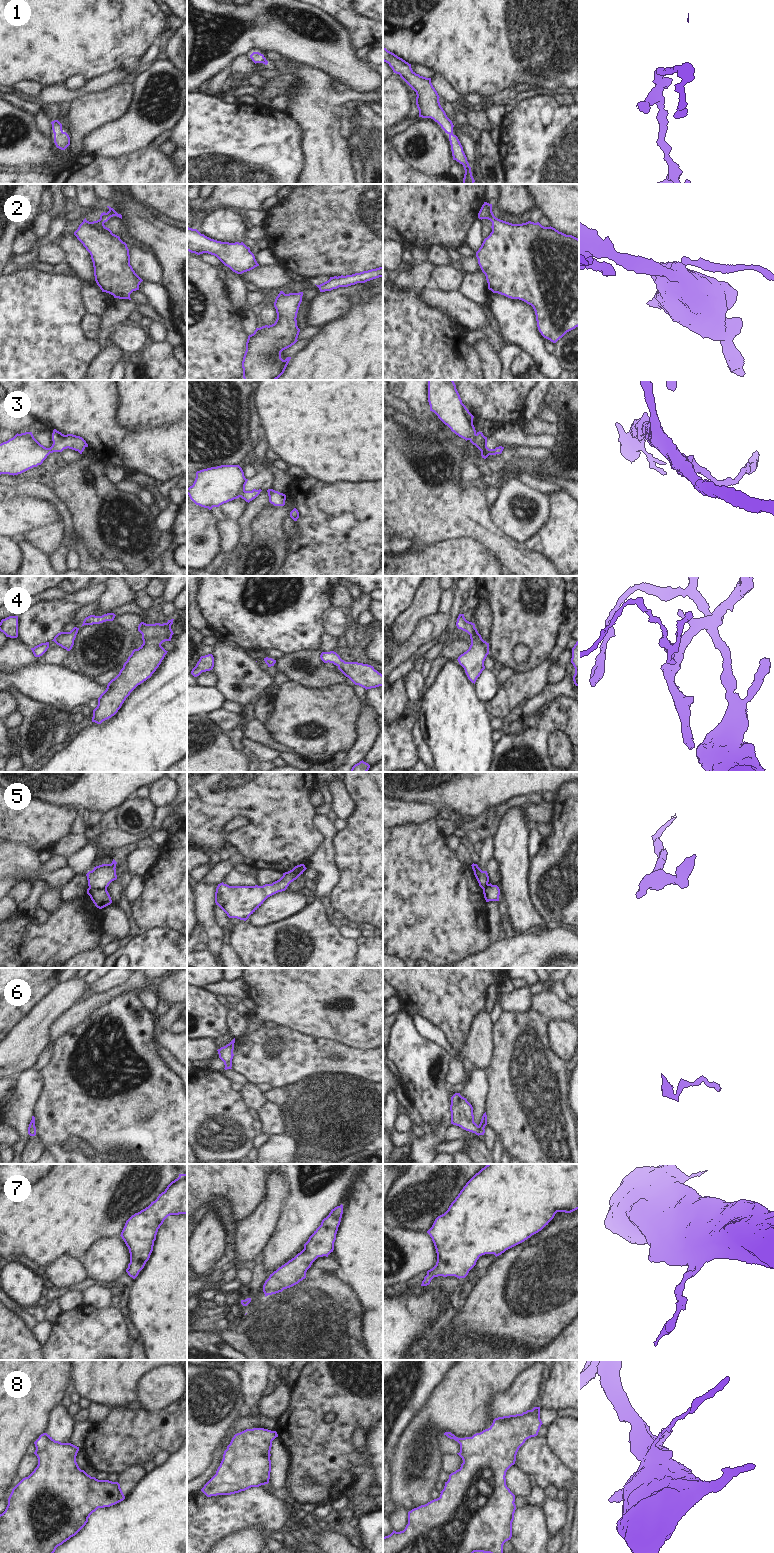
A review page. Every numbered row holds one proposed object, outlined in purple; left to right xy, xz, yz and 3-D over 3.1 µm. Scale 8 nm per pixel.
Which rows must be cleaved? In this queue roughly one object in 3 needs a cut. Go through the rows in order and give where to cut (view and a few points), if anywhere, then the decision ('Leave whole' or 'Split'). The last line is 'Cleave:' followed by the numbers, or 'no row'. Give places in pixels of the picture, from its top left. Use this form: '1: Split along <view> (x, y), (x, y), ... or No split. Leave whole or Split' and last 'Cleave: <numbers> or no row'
1: No split. Leave whole
2: No split. Leave whole
3: No split. Leave whole
4: No split. Leave whole
5: Split along xy (89, 887), (106, 889). Split
6: No split. Leave whole
7: No split. Leave whole
8: No split. Leave whole
Cleave: 5.

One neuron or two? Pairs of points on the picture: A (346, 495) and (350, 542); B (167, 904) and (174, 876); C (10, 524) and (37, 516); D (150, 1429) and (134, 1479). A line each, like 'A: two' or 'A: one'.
A: one
B: one
C: one
D: two

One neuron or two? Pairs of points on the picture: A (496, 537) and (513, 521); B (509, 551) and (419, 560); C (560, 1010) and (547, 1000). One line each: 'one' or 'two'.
A: two
B: two
C: one

